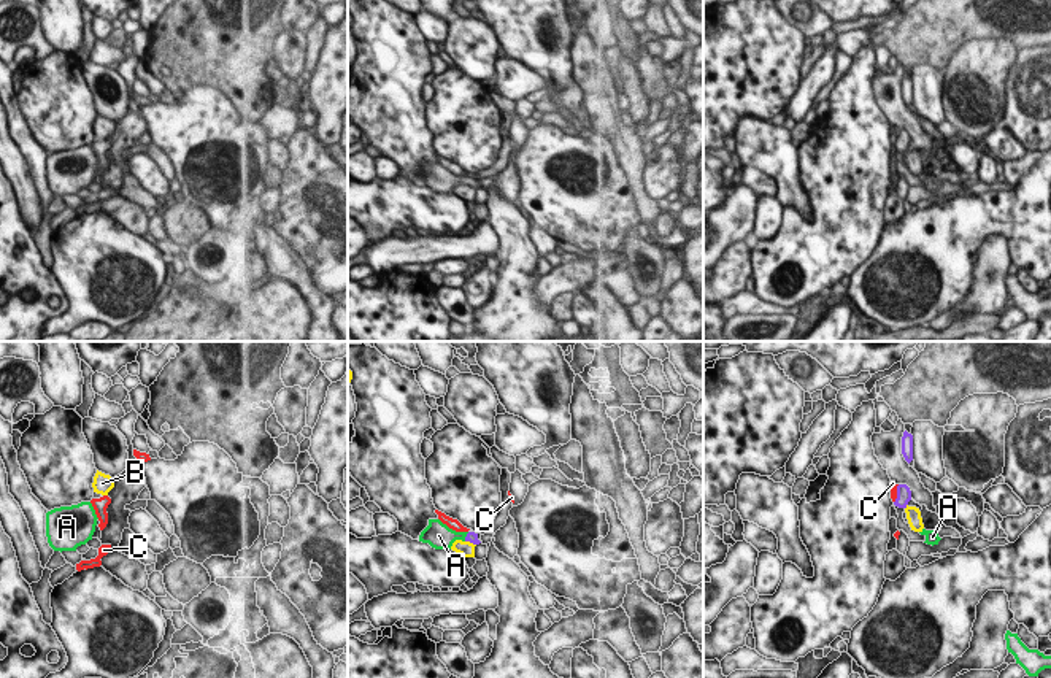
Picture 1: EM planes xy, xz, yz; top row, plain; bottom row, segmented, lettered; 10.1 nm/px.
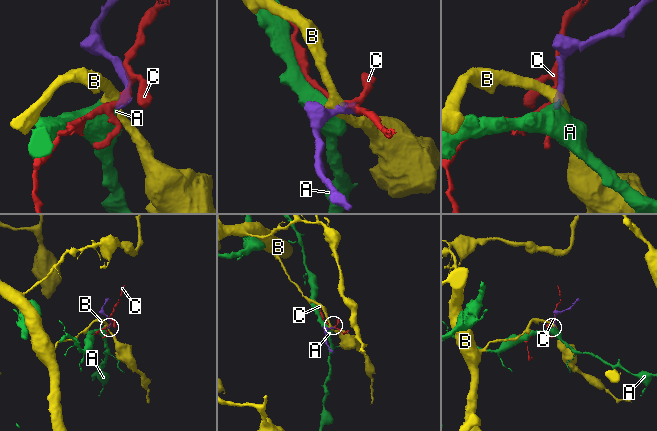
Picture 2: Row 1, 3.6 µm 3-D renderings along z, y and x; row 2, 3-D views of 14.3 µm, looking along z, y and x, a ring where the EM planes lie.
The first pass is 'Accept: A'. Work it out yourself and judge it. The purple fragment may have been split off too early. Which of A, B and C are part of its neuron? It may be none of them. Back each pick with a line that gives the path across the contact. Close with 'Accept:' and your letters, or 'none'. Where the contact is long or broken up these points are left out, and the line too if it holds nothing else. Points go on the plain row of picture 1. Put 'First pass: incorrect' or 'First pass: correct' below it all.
A: runs through xz (472, 181), (465, 181), (442, 181)
Accept: A
First pass: correct

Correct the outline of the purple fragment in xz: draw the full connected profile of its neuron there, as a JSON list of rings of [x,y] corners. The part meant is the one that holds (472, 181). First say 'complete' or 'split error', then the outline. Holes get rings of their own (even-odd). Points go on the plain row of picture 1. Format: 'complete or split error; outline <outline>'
split error; outline [[[429,164],[429,170],[421,176],[419,186],[429,187],[435,194],[451,194],[456,184],[479,189],[478,178],[456,176],[443,168],[440,164]]]

